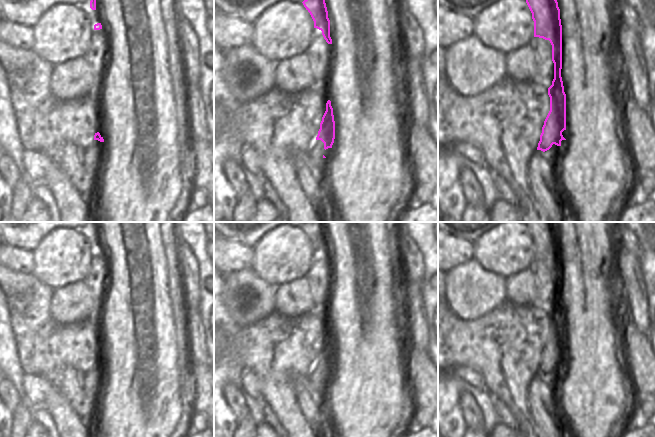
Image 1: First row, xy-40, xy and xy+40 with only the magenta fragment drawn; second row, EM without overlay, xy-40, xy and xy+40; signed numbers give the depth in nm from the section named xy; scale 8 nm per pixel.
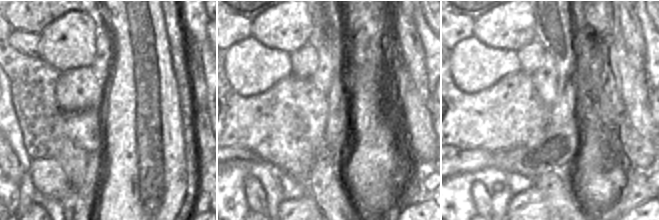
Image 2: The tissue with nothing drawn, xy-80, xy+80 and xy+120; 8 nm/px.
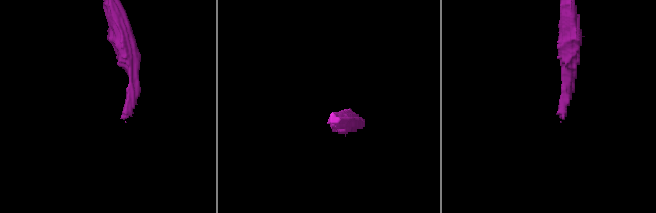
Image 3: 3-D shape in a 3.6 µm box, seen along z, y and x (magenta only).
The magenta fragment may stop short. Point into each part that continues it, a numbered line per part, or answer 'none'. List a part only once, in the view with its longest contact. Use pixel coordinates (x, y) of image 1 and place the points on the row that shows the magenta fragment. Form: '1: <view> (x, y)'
1: xy (316, 151)

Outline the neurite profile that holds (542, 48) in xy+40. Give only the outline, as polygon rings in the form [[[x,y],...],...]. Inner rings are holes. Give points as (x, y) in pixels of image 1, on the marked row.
[[[534,37],[530,43],[536,55],[535,82],[552,85],[554,79],[554,63],[552,61],[552,45],[549,40]]]

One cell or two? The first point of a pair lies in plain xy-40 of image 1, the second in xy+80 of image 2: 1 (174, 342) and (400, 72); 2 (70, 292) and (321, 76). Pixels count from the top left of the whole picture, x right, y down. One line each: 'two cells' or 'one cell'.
1: two cells
2: two cells

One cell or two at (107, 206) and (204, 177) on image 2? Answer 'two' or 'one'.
two

